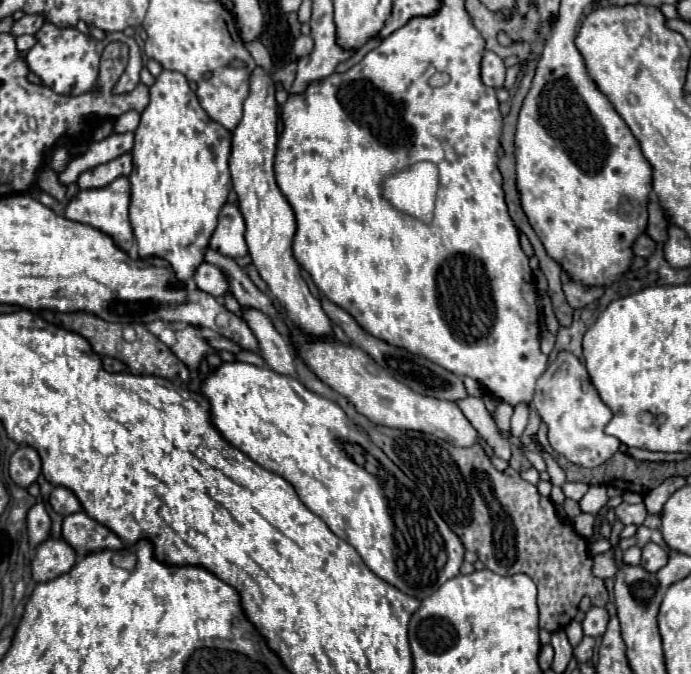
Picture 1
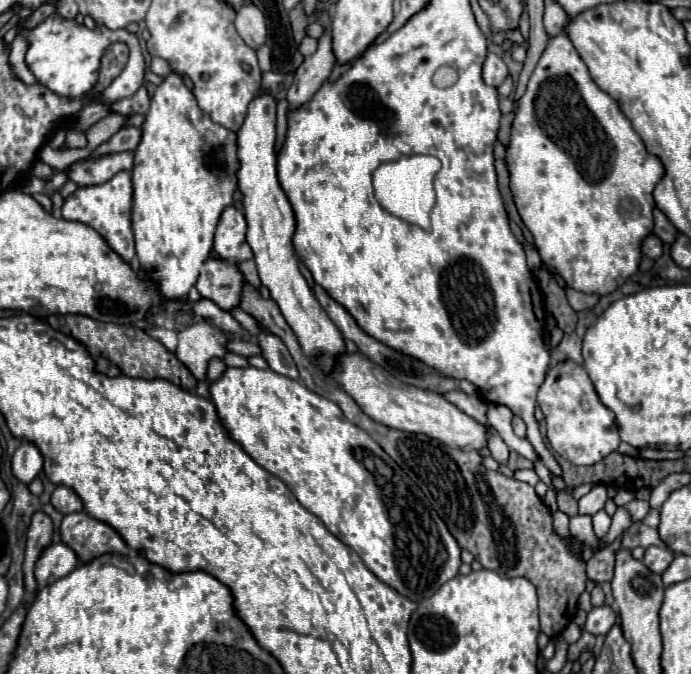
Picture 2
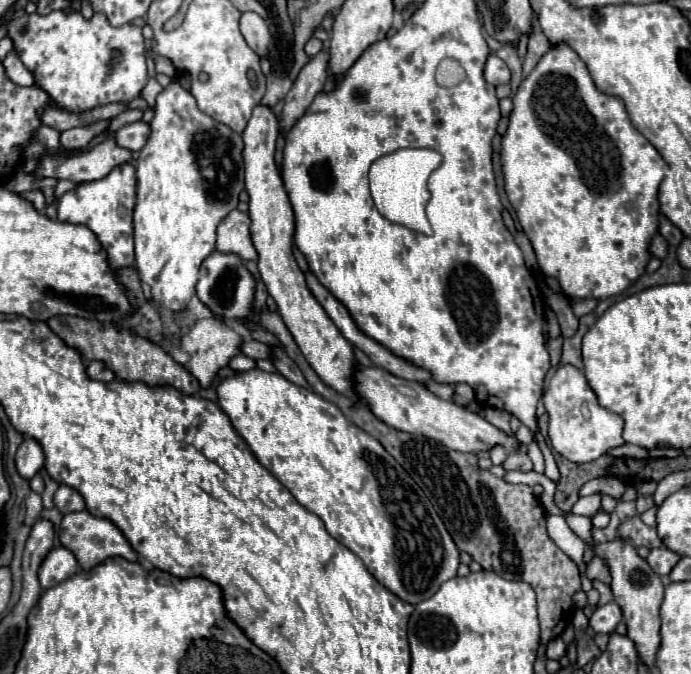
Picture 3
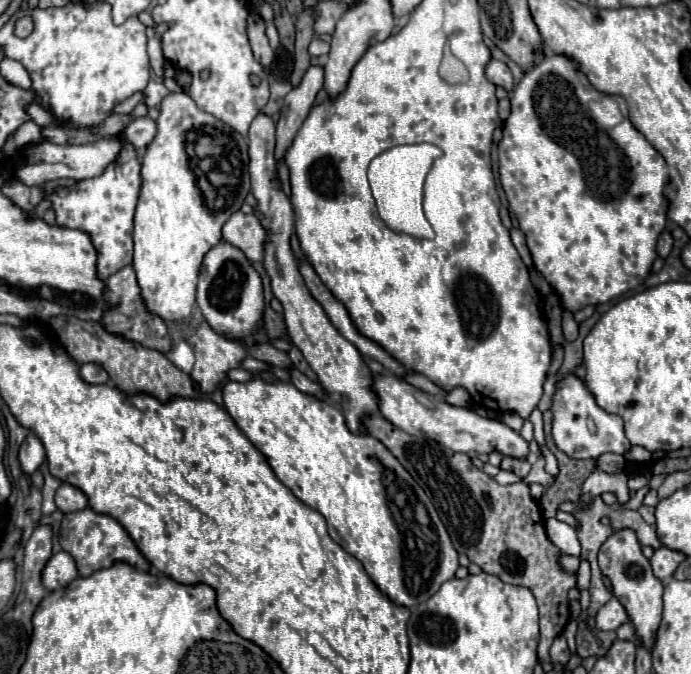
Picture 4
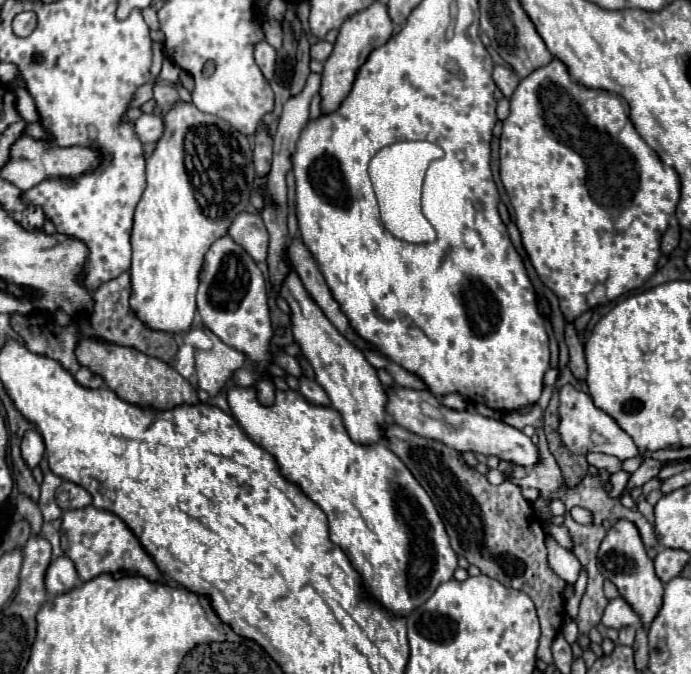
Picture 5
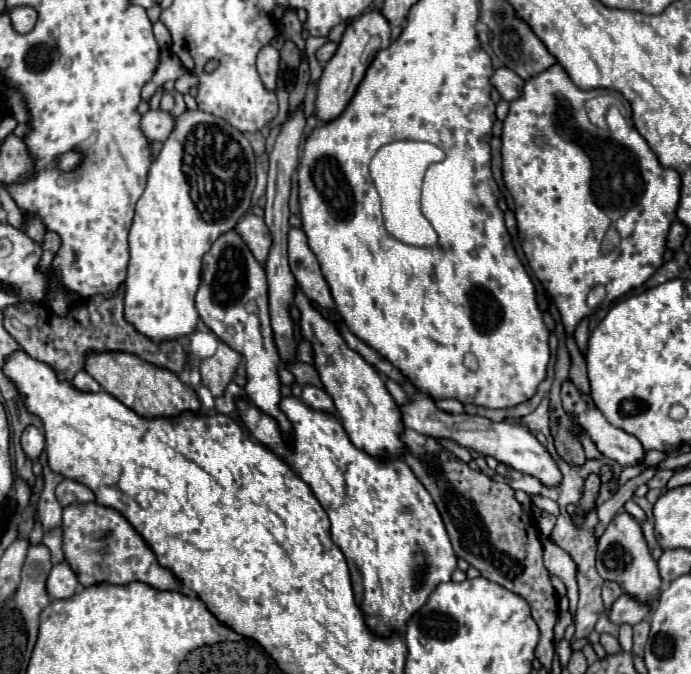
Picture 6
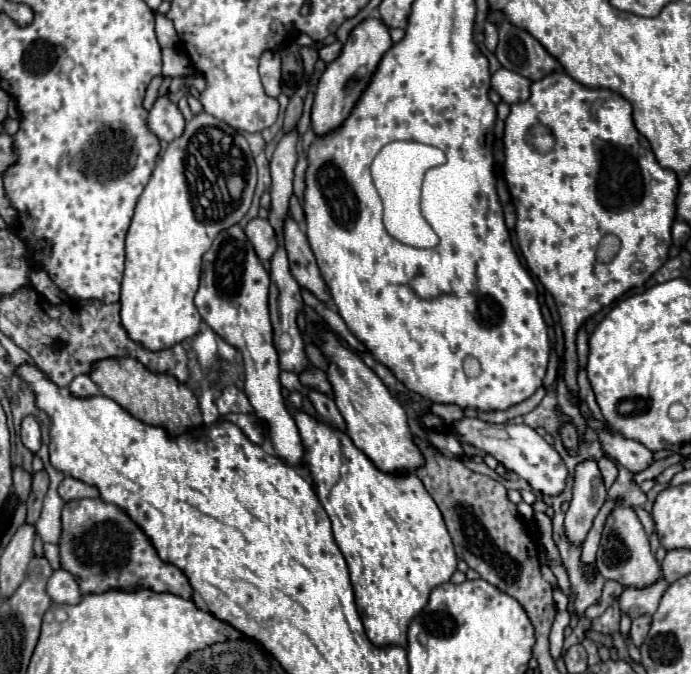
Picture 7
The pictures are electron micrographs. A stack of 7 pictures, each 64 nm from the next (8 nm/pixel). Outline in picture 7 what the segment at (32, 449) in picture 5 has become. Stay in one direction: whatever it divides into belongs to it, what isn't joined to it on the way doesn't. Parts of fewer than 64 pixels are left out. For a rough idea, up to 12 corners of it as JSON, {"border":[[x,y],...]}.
{"border":[[24,416],[20,434],[32,452],[40,448],[40,426]]}

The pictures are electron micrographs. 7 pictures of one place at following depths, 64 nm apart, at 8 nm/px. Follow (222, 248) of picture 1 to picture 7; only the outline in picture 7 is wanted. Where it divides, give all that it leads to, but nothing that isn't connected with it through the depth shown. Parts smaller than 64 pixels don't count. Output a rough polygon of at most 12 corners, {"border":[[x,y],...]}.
{"border":[[264,218],[246,230],[258,258],[270,260],[278,248],[276,232]]}

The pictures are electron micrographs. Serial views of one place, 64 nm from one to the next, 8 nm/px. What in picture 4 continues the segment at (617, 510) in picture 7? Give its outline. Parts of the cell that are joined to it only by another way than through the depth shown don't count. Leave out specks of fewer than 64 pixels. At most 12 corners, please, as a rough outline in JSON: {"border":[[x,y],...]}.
{"border":[[616,530],[598,564],[636,636],[652,646],[664,586],[634,530]]}

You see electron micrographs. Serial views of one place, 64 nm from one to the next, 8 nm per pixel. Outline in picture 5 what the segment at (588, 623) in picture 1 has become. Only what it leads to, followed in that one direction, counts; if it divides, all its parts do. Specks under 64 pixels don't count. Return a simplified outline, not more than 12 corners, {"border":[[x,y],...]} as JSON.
{"border":[[618,596],[608,602],[602,624],[640,626],[638,614]]}

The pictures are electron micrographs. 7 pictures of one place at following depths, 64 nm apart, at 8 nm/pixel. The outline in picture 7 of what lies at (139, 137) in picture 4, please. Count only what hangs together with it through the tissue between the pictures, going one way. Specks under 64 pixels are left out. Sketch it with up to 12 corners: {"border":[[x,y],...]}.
{"border":[[164,94],[150,110],[148,126],[160,140],[184,134],[180,108]]}

